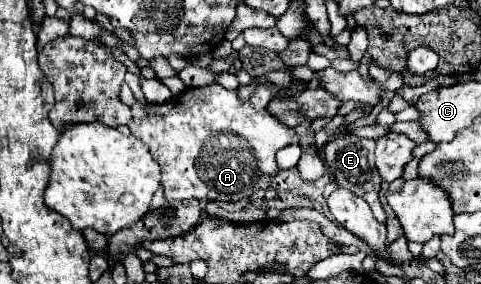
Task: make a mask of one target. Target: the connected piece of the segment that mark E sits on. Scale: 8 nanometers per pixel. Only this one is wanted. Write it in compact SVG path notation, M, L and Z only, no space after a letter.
M345 133L339 139L327 143L325 149L323 149L323 153L325 153L325 163L327 163L329 171L335 175L337 185L341 185L341 187L353 191L355 195L363 197L371 205L377 221L385 223L387 215L385 215L383 207L381 207L381 201L379 201L379 191L381 191L383 179L379 177L379 171L375 169L373 149L375 149L375 141L373 139L359 139L359 137L351 135L351 133Z

